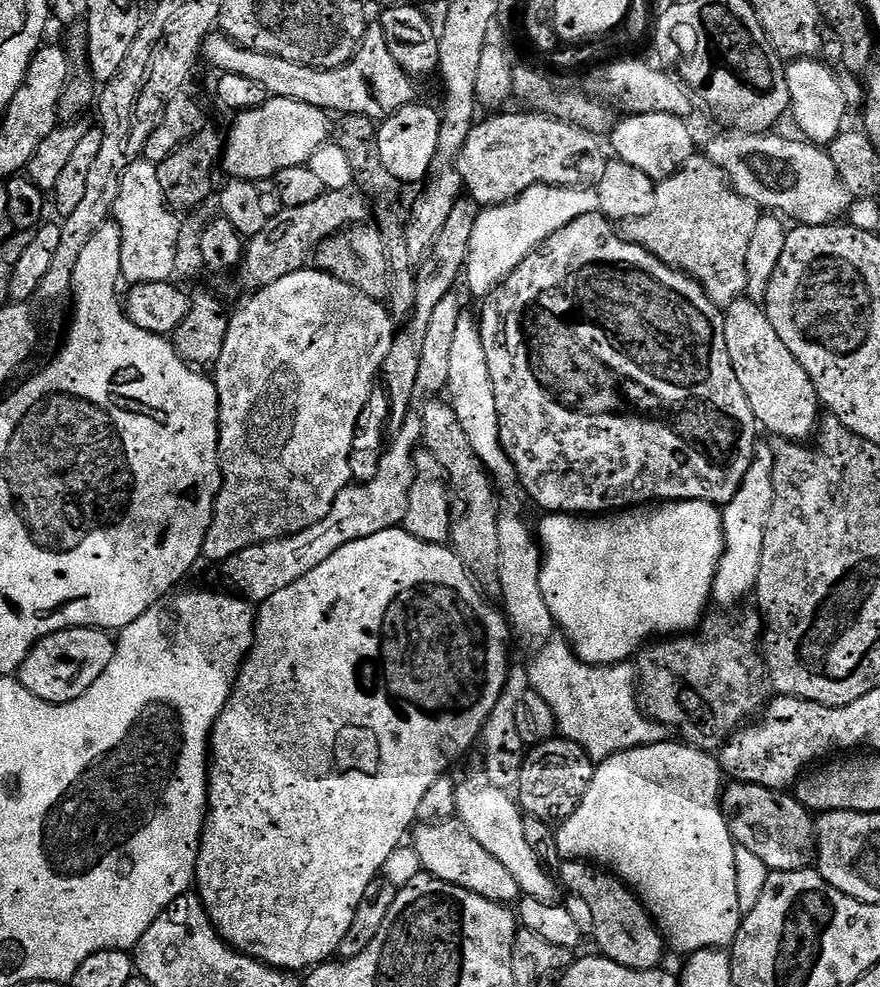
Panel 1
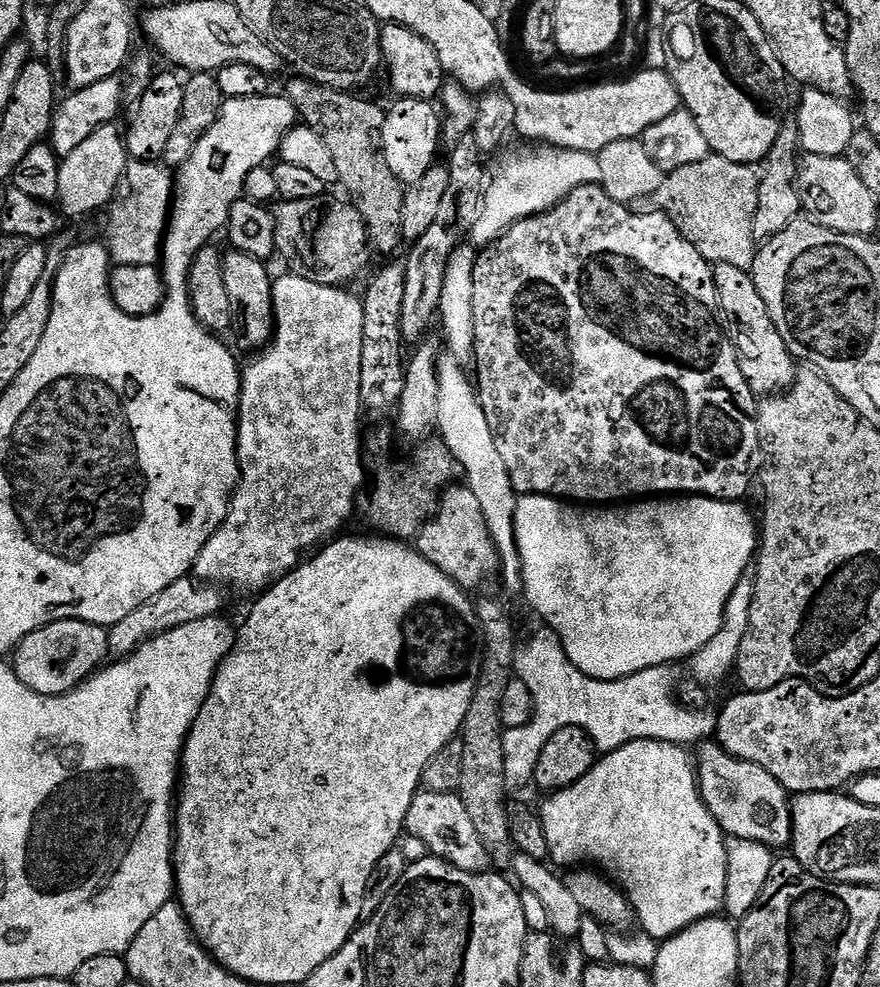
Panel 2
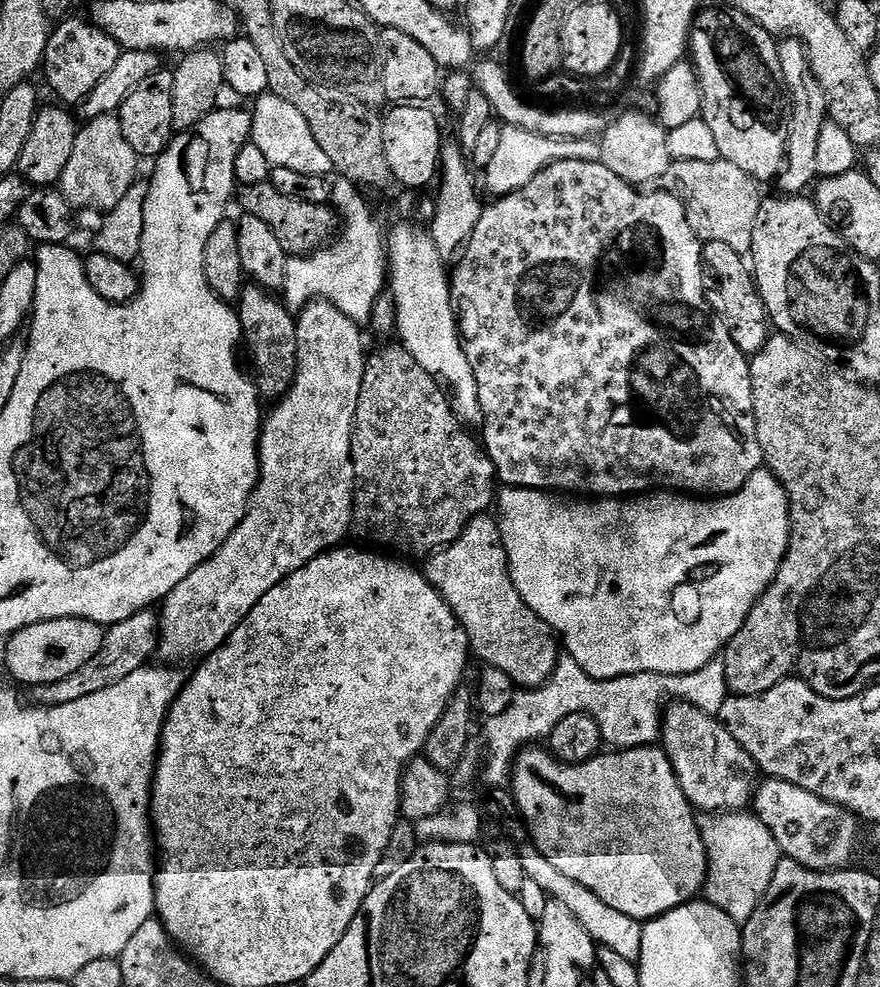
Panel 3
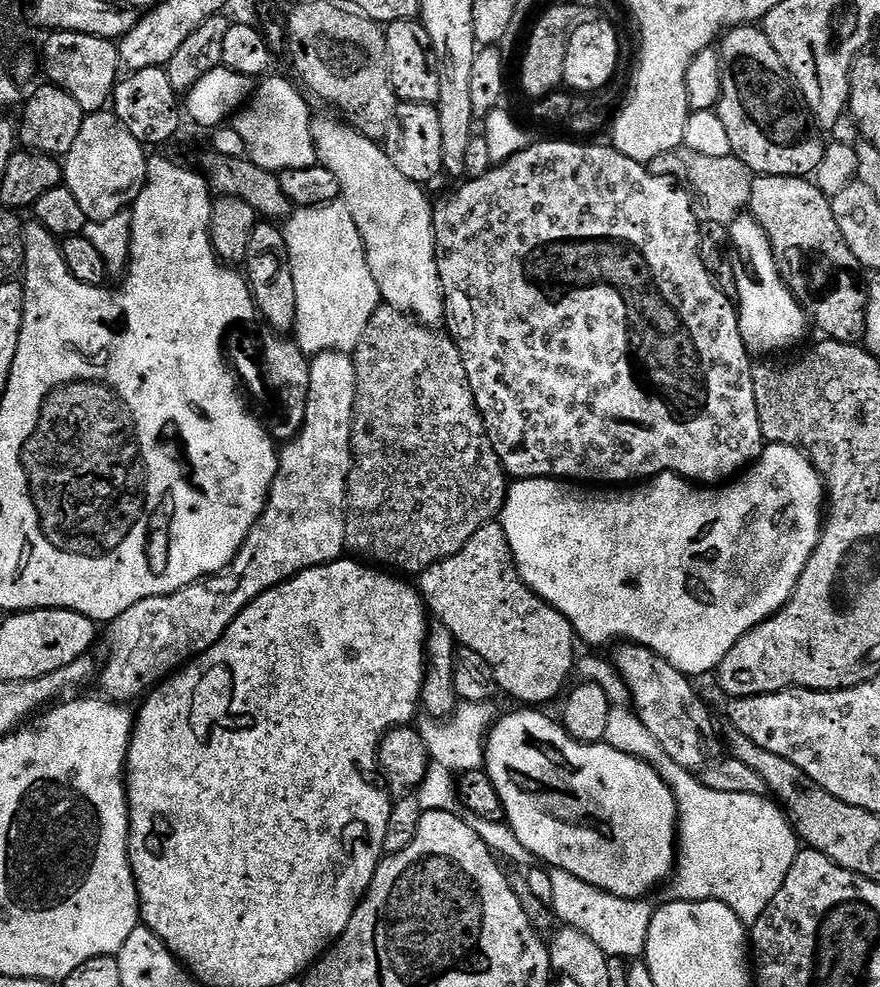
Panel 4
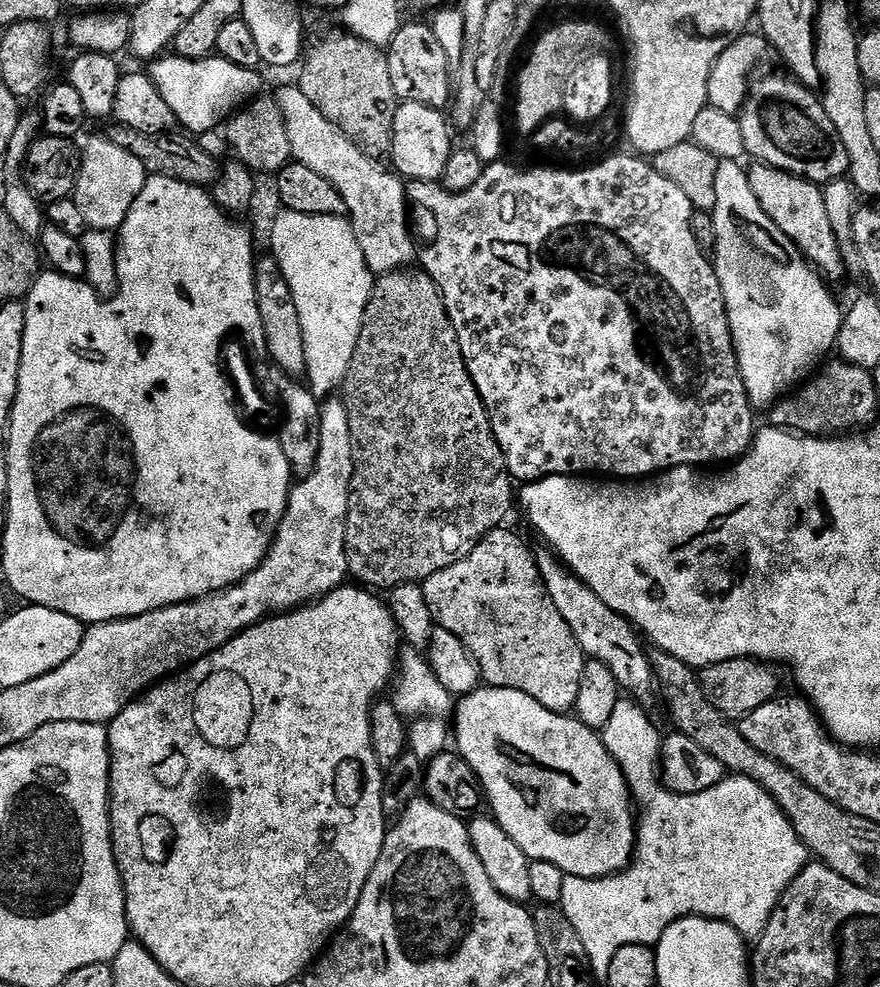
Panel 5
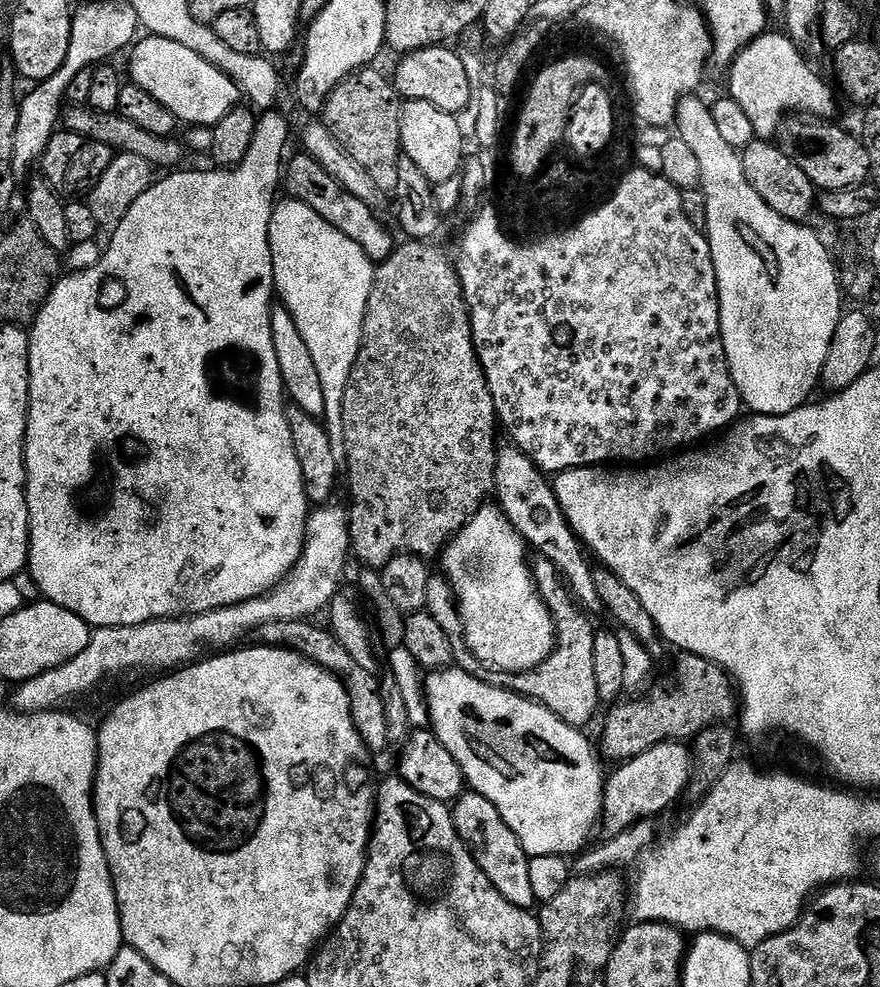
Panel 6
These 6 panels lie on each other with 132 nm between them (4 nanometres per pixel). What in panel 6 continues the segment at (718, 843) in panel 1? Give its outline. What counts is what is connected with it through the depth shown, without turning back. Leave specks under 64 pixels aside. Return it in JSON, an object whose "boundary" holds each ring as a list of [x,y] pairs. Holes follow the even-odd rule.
{"boundary":[[[455,666],[427,673],[424,693],[428,696],[431,731],[454,754],[454,762],[462,766],[467,787],[494,802],[498,814],[502,814],[502,822],[514,830],[529,857],[554,854],[572,858],[589,847],[588,839],[596,828],[598,832],[602,820],[606,772],[600,769],[602,760],[593,741],[591,744],[581,729],[562,722],[562,718],[546,710],[537,700],[527,700],[517,692],[490,686]]]}

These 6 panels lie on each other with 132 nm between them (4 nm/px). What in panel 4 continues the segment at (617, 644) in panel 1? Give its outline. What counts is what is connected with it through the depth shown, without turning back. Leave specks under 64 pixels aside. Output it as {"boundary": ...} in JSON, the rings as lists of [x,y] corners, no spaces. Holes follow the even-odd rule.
{"boundary":[[[769,443],[764,451],[760,453],[757,460],[741,475],[739,478],[733,479],[731,482],[725,483],[723,486],[697,486],[693,481],[686,480],[682,476],[676,476],[673,472],[664,472],[660,476],[654,476],[650,480],[637,483],[635,486],[624,486],[619,490],[593,490],[588,486],[577,486],[572,482],[565,482],[559,478],[545,478],[542,480],[516,480],[509,487],[508,497],[504,500],[504,510],[498,517],[499,524],[504,527],[506,534],[506,542],[512,551],[512,561],[516,563],[516,572],[520,575],[520,580],[531,591],[536,593],[541,600],[546,601],[552,608],[556,608],[562,615],[566,617],[572,624],[572,630],[576,633],[581,641],[584,640],[588,644],[608,644],[613,642],[631,642],[640,644],[644,648],[649,648],[654,654],[658,654],[662,658],[666,658],[666,662],[670,662],[670,666],[674,666],[685,676],[689,678],[697,678],[703,672],[715,673],[719,669],[722,658],[726,658],[726,654],[730,654],[730,650],[738,642],[738,638],[742,638],[754,626],[758,626],[764,620],[768,620],[784,607],[784,603],[794,594],[794,590],[798,586],[798,578],[802,578],[802,570],[806,570],[806,562],[810,562],[810,558],[814,554],[816,544],[820,541],[820,533],[826,523],[826,493],[824,491],[824,481],[820,479],[820,475],[816,472],[816,467],[808,461],[804,453],[797,451],[785,444]]]}

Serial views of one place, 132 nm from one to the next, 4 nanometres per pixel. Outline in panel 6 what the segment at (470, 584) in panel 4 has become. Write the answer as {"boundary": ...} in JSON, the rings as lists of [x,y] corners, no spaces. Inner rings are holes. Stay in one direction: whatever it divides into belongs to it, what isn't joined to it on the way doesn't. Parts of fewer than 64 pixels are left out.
{"boundary":[[[540,558],[534,564],[534,579],[544,605],[552,612],[552,620],[556,623],[556,646],[552,654],[547,656],[537,668],[529,672],[497,672],[483,664],[472,653],[464,637],[464,623],[460,617],[460,606],[452,585],[443,575],[433,574],[430,583],[426,585],[426,611],[432,615],[434,622],[442,626],[446,638],[450,638],[450,650],[455,667],[478,677],[495,688],[504,688],[508,692],[517,692],[527,700],[537,700],[546,710],[550,710],[562,722],[584,730],[587,724],[596,716],[596,711],[602,708],[598,698],[598,678],[594,678],[594,638],[597,629],[592,628],[589,613],[577,604],[572,592],[564,583],[560,571],[554,562]]]}

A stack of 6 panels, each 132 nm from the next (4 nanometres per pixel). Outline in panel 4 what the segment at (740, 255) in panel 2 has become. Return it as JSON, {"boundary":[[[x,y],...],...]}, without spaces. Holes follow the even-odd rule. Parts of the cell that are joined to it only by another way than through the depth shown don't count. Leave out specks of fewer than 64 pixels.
{"boundary":[[[681,146],[675,152],[667,152],[654,158],[646,167],[650,174],[671,176],[687,189],[692,197],[696,219],[701,224],[718,222],[725,226],[731,225],[732,221],[748,208],[754,176],[737,156],[710,158],[706,154],[694,154]]]}

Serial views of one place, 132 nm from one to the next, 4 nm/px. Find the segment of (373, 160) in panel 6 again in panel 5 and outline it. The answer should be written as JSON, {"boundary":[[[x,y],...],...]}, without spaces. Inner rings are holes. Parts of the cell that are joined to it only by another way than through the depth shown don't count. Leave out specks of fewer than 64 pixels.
{"boundary":[[[336,26],[333,32],[324,32],[303,53],[302,63],[299,65],[300,80],[298,87],[318,110],[334,126],[342,130],[359,146],[371,160],[383,161],[391,157],[392,143],[394,142],[394,114],[398,107],[398,101],[394,94],[394,82],[390,82],[390,66],[385,49],[376,48],[370,42],[363,41],[354,33],[345,31],[343,27]]]}

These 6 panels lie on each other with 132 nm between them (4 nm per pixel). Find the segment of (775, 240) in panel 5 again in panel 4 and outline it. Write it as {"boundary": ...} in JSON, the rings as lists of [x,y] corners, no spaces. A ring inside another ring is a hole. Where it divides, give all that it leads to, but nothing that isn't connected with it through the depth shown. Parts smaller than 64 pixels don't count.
{"boundary":[[[741,214],[728,228],[728,237],[732,240],[735,253],[736,291],[735,303],[740,313],[740,329],[744,345],[749,353],[760,358],[768,358],[771,352],[784,352],[792,348],[810,328],[810,321],[804,314],[800,303],[792,297],[792,291],[784,285],[776,259],[772,253],[772,243],[762,226],[751,214]]]}

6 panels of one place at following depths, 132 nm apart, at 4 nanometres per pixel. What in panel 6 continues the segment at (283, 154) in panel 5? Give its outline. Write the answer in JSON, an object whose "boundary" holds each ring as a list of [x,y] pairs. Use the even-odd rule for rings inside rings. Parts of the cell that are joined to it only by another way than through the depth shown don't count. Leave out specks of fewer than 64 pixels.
{"boundary":[[[299,155],[287,161],[286,171],[282,176],[286,192],[288,188],[287,195],[313,208],[318,215],[326,218],[326,222],[330,222],[330,226],[334,226],[334,230],[342,230],[342,234],[346,234],[350,242],[358,242],[358,246],[362,246],[362,250],[373,262],[390,258],[394,241],[391,234],[380,225],[379,218],[372,213],[372,206],[367,201],[350,194],[350,190],[346,190],[334,177],[326,174],[326,170],[313,156]]]}

